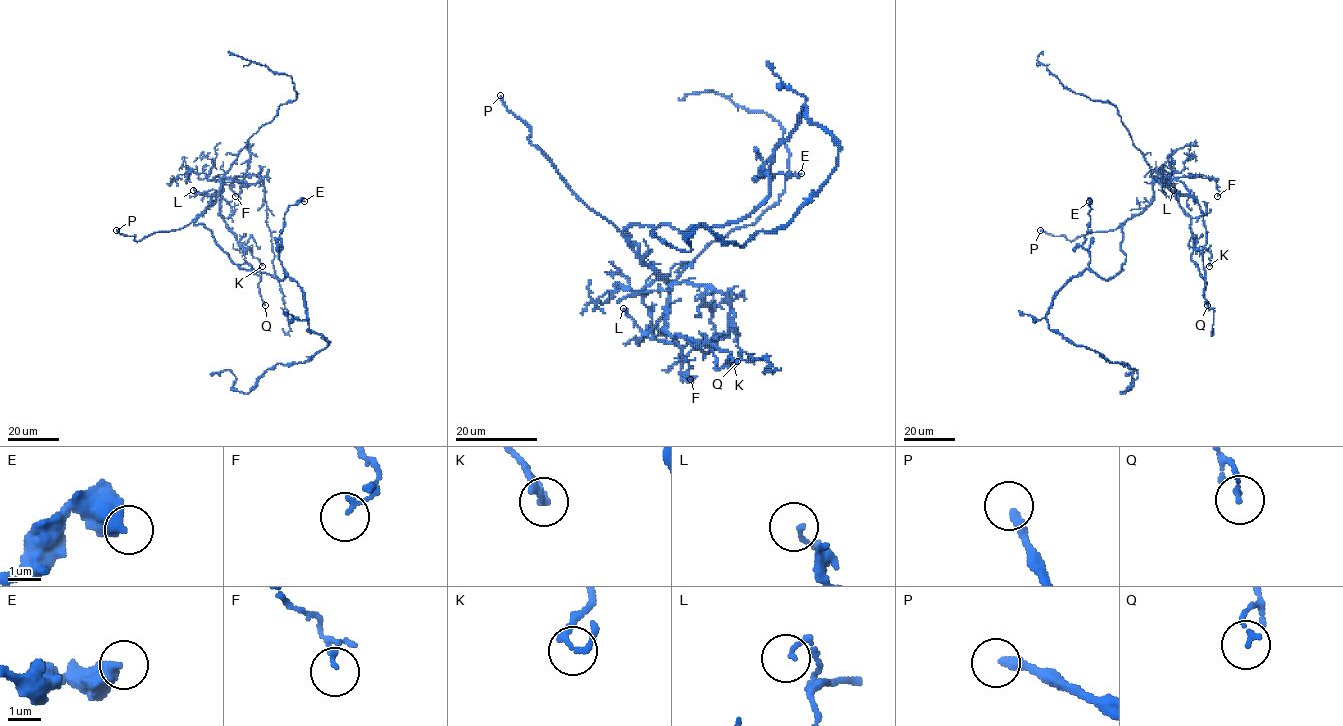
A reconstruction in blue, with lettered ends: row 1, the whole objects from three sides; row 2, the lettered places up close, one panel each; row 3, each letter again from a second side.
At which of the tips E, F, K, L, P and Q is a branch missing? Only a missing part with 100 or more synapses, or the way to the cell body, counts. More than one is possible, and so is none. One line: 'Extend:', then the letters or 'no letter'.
Extend: P

